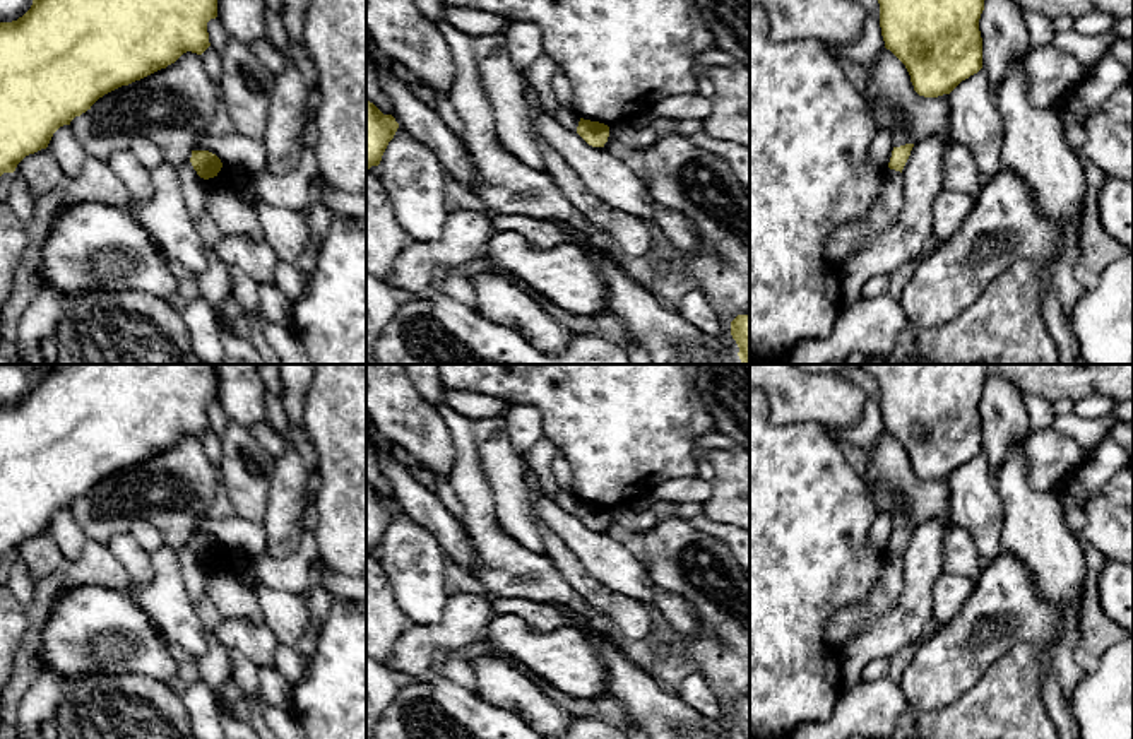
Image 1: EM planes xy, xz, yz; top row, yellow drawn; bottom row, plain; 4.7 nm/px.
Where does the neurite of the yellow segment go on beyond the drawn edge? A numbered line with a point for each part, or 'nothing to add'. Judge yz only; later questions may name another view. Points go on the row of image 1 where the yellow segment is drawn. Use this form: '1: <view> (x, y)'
nothing to add

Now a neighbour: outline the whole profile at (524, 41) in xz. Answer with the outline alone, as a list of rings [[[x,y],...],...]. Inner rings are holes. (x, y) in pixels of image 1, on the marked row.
[[[527,21],[505,22],[503,39],[519,72],[525,72],[537,58],[544,55],[541,27]]]

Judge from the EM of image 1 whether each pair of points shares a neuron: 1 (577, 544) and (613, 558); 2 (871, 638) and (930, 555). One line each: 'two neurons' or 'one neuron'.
1: one neuron
2: one neuron

